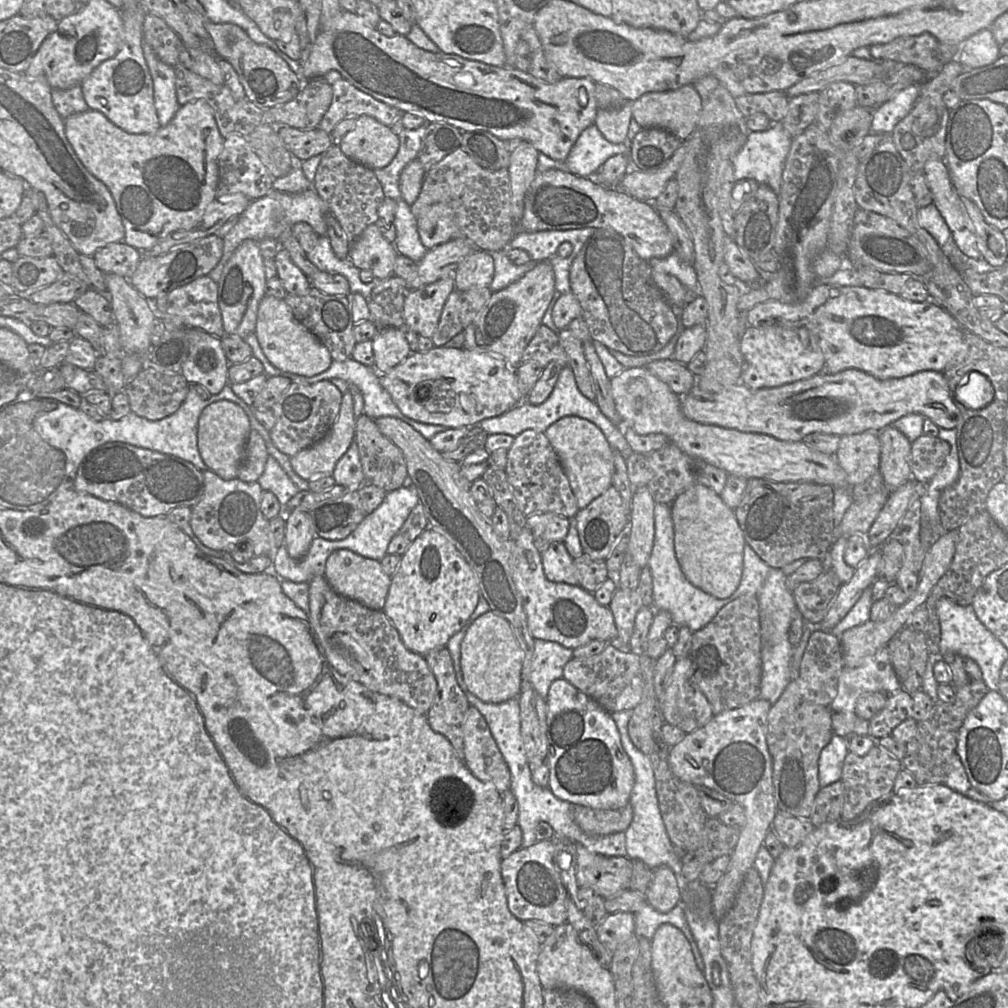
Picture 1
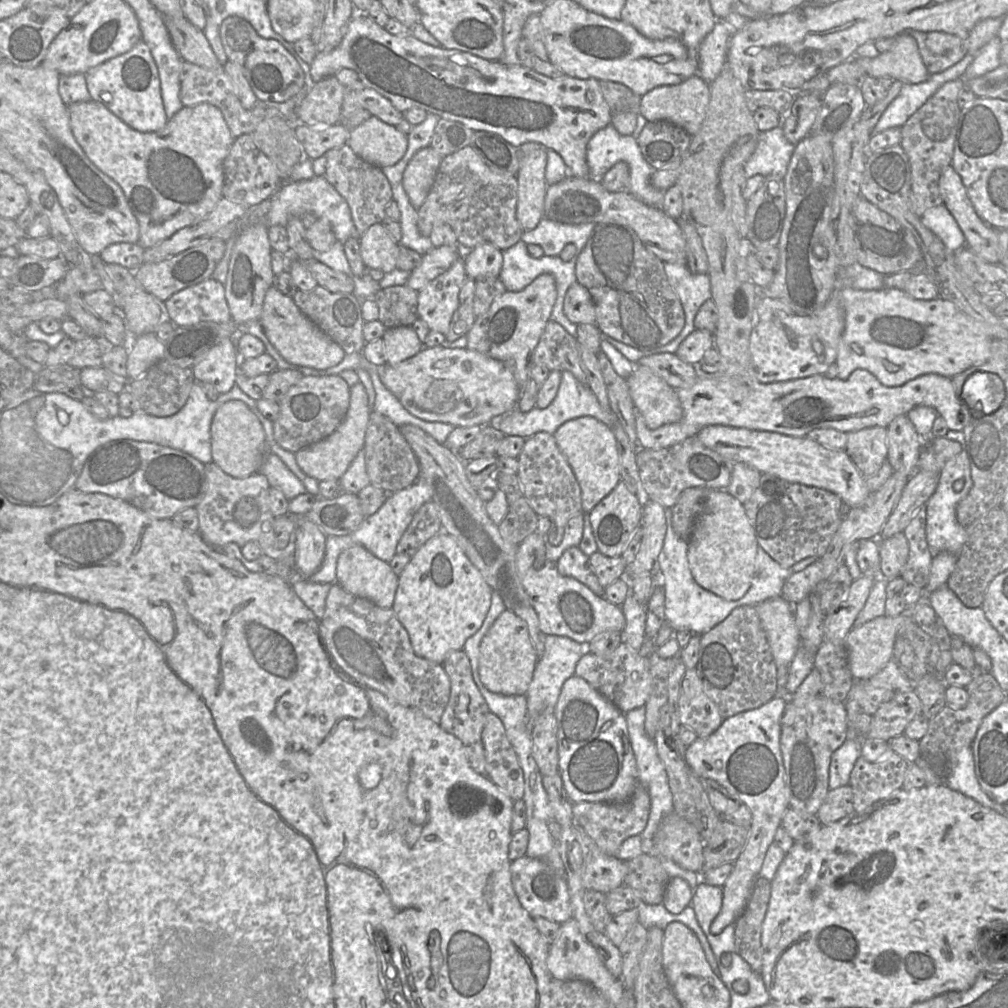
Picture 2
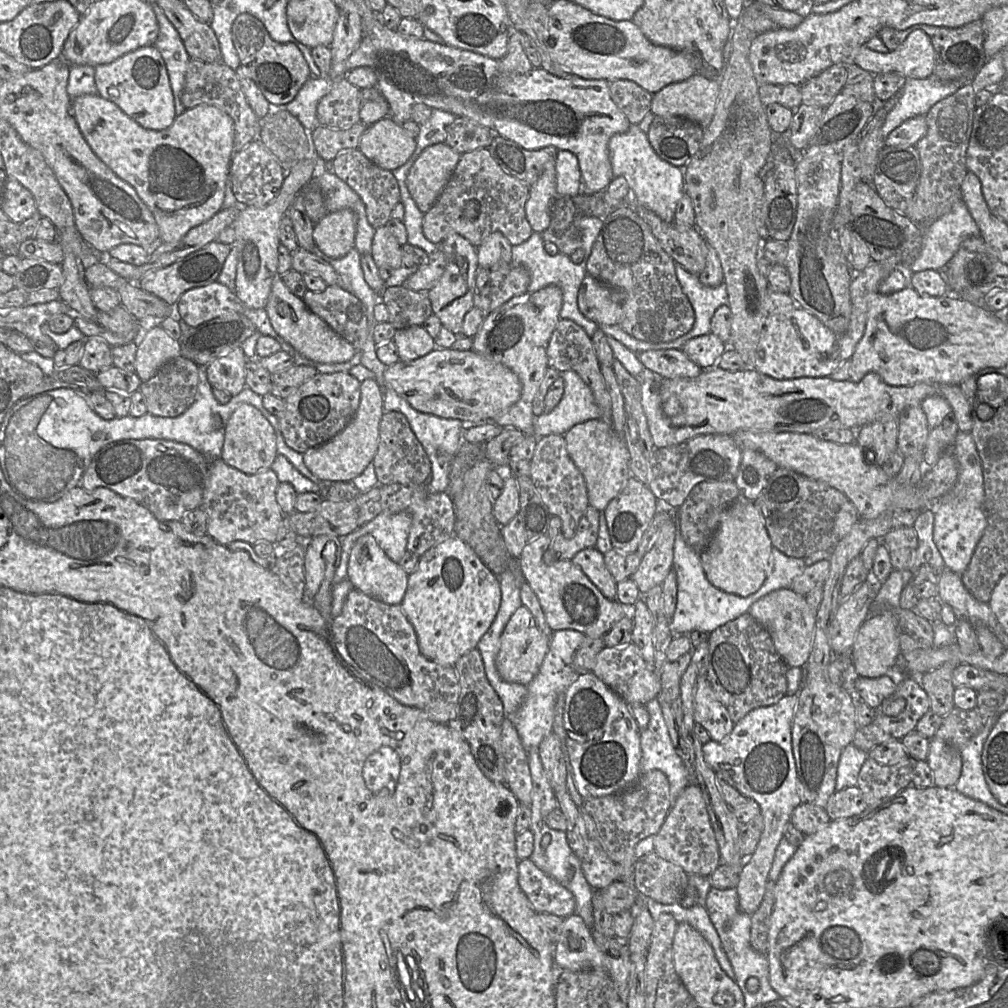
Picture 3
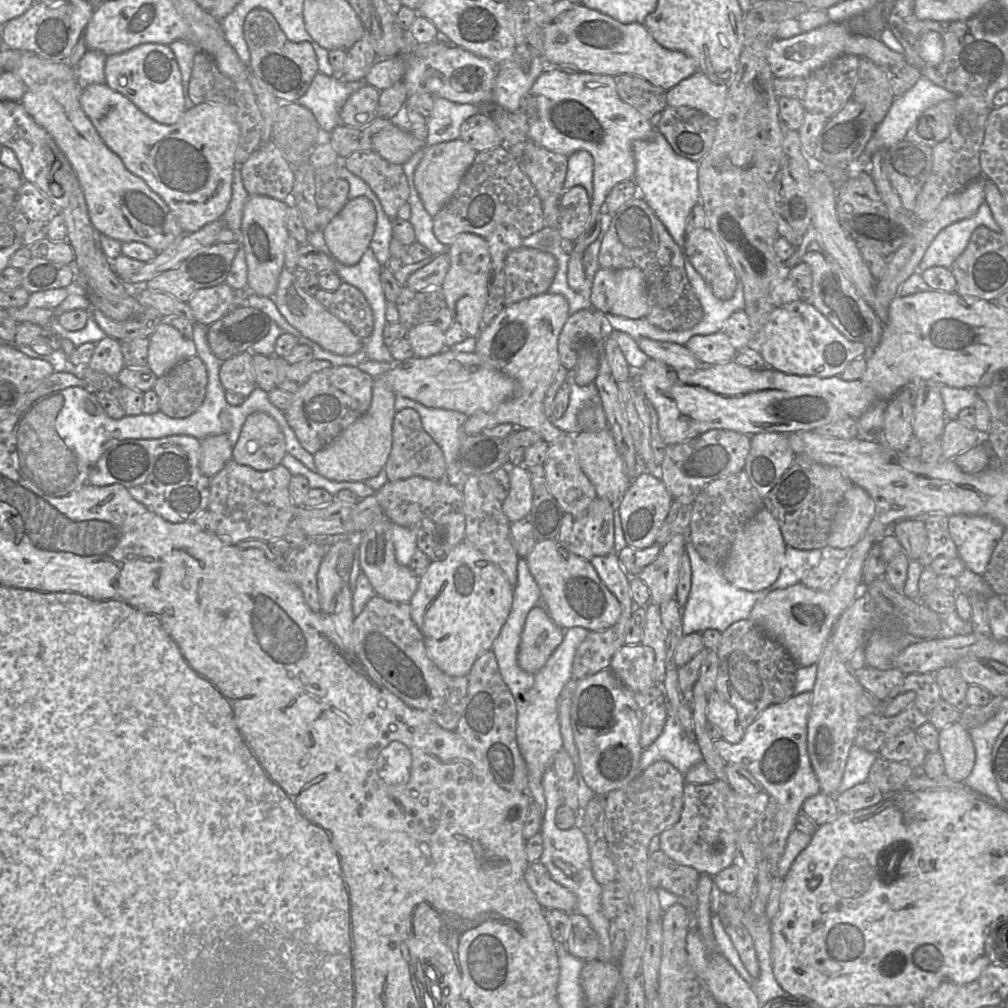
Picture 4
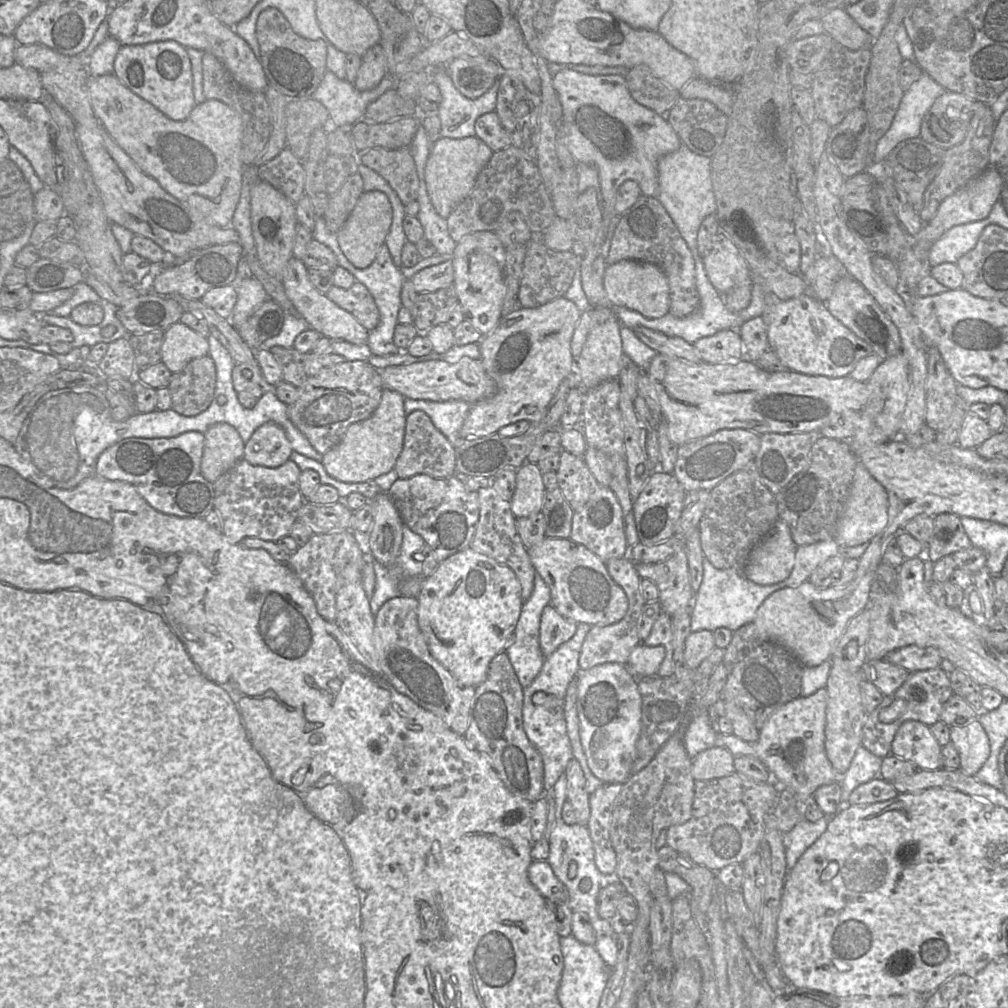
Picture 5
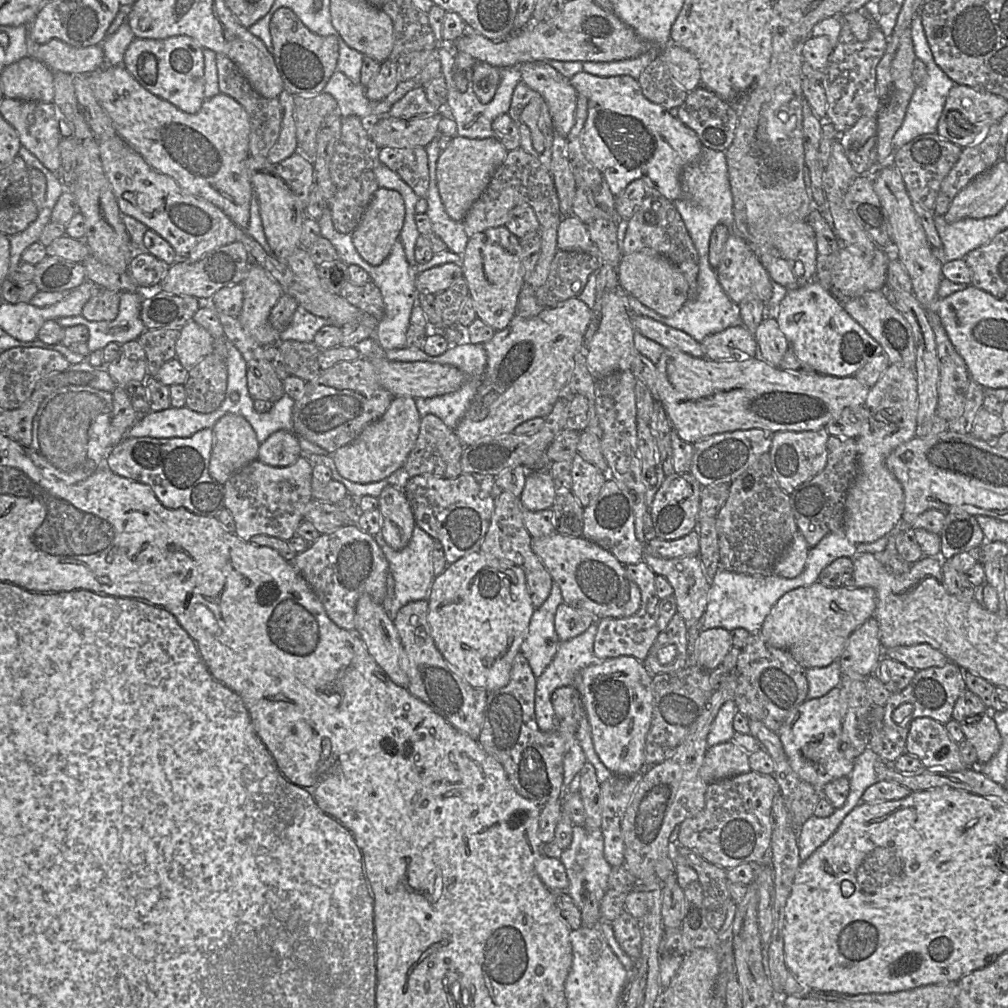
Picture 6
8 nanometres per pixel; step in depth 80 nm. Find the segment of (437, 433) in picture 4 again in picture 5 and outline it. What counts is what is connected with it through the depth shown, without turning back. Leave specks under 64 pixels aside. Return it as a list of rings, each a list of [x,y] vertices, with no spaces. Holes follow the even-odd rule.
[[[406,398],[407,414],[421,410],[425,412],[437,429],[455,446],[461,440],[460,431],[471,404],[463,400],[431,401]]]

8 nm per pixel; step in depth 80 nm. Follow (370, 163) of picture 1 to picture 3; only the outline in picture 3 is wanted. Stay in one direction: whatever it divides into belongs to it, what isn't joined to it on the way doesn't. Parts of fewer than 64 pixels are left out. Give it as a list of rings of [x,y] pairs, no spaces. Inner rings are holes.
[[[387,117],[367,127],[357,149],[377,166],[392,171],[404,165],[416,147],[416,138]]]

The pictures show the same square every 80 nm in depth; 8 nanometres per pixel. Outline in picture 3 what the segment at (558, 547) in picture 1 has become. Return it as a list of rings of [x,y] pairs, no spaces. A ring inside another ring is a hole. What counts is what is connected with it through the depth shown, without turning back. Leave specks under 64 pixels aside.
[[[587,548],[579,551],[571,561],[580,567],[606,598],[615,600],[617,582],[606,568],[603,553],[595,548]]]

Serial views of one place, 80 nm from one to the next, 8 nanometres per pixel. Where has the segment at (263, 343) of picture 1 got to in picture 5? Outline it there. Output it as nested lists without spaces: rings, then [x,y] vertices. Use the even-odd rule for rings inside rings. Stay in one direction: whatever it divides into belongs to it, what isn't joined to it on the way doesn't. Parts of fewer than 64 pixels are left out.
[[[292,257],[288,260],[282,282],[286,295],[292,303],[293,312],[304,318],[310,328],[319,332],[323,337],[335,340],[343,340],[352,344],[367,342],[369,332],[348,311],[339,307],[330,300],[325,293],[320,292],[309,279],[309,268],[302,259]]]

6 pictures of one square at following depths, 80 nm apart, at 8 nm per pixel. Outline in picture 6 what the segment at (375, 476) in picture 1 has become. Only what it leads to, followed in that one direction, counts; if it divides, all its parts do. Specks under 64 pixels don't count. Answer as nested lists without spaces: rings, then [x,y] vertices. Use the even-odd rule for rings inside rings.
[[[425,414],[421,418],[420,430],[415,446],[408,455],[403,469],[410,477],[418,475],[433,475],[440,478],[455,478],[462,474],[461,456],[463,445],[444,422],[432,414]]]

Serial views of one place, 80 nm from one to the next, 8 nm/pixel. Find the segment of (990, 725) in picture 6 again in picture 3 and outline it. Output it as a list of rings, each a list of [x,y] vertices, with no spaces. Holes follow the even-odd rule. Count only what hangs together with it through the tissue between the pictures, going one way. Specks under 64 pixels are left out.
[[[930,739],[930,748],[925,760],[934,779],[934,786],[951,788],[957,783],[962,771],[960,751],[940,739]]]

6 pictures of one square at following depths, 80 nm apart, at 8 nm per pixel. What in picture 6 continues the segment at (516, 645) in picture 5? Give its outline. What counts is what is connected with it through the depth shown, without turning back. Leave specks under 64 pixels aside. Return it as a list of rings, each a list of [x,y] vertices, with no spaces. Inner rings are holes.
[[[553,583],[548,598],[540,607],[535,608],[527,635],[520,647],[520,654],[527,659],[536,678],[549,666],[562,643],[554,624],[556,609],[560,604],[562,604],[561,592]]]

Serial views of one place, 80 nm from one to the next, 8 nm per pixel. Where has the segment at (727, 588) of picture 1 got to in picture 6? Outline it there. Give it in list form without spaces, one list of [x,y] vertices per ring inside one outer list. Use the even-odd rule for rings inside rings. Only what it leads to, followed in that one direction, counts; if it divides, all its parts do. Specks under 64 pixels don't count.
[[[796,533],[793,540],[780,556],[773,567],[773,575],[782,578],[793,578],[799,575],[807,560],[811,545],[806,543],[800,533]]]

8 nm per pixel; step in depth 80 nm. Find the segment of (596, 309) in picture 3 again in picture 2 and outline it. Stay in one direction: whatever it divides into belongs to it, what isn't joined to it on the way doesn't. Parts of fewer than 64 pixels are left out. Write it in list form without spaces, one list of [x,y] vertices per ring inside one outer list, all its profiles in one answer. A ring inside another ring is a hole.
[[[574,283],[567,291],[563,301],[563,312],[574,324],[596,322],[594,300],[590,292],[579,283]]]

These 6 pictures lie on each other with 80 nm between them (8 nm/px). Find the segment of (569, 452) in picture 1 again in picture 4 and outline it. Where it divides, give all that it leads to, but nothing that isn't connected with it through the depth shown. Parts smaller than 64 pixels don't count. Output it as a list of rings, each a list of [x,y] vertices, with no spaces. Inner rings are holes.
[[[608,429],[597,431],[579,431],[573,435],[579,464],[593,484],[598,498],[617,504],[625,494],[630,479],[622,455]]]

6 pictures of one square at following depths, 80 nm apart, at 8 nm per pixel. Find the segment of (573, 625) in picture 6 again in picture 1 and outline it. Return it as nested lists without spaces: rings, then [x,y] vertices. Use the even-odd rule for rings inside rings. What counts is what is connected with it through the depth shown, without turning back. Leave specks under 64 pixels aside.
[[[490,612],[472,621],[460,643],[462,680],[466,690],[485,703],[516,699],[521,687],[524,653],[507,620]]]

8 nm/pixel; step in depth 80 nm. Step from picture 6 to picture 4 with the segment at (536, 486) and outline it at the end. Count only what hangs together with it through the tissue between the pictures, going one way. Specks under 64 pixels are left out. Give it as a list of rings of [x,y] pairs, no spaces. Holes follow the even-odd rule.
[[[521,464],[509,467],[510,489],[502,501],[502,510],[512,523],[528,515],[532,507],[533,491],[528,470]]]

